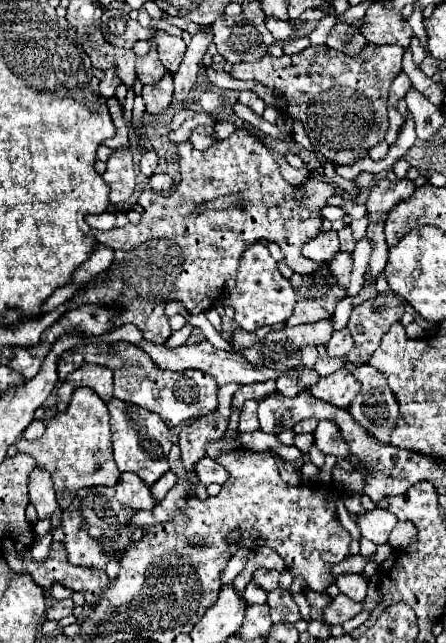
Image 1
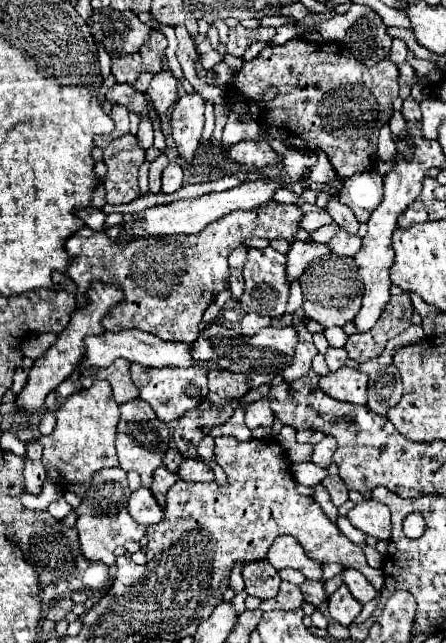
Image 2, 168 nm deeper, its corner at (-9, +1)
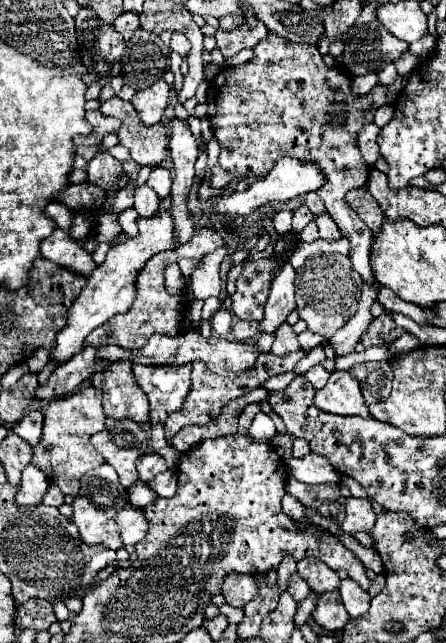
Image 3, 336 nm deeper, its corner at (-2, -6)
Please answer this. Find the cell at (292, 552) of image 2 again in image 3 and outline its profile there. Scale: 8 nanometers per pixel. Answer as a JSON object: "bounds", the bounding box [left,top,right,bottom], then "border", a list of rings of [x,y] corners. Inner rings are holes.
{"bounds":[297,557,339,593],"border":[[[307,557],[301,559],[297,563],[297,573],[301,575],[303,581],[307,581],[307,585],[317,593],[327,593],[327,591],[335,591],[339,587],[339,577],[337,571],[329,569],[325,563],[321,563],[315,557]]]}

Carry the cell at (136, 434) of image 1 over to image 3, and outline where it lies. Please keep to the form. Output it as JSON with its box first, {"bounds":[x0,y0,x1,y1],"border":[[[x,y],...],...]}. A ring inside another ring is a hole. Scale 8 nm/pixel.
{"bounds":[91,417,149,487],"border":[[[107,417],[105,429],[91,437],[93,447],[119,473],[123,487],[137,483],[137,461],[149,451],[149,431],[133,419]]]}

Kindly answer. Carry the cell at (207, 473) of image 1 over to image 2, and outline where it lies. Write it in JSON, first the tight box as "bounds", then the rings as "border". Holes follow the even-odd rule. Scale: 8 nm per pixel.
{"bounds":[176,460,214,482],"border":[[[184,460],[180,468],[176,470],[176,474],[184,482],[212,482],[214,480],[214,472],[206,466],[206,462],[198,462],[198,460]]]}

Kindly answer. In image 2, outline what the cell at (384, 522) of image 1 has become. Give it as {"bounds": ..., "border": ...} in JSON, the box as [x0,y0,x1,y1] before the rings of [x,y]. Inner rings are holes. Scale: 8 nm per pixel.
{"bounds":[346,500,390,540],"border":[[[362,500],[352,510],[348,510],[346,518],[358,530],[378,540],[390,538],[390,510],[374,500]]]}

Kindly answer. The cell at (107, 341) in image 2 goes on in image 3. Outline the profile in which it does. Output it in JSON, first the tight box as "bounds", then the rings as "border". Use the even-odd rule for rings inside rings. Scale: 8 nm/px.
{"bounds":[35,347,111,399],"border":[[[85,347],[79,355],[73,355],[67,363],[59,365],[49,381],[41,387],[37,387],[35,397],[37,399],[51,399],[57,395],[67,395],[73,393],[91,373],[105,371],[111,363],[109,361],[99,361],[97,363],[97,351],[99,347]]]}

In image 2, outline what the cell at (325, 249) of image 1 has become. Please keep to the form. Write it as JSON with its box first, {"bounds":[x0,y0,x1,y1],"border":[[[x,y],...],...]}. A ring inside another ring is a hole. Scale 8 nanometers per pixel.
{"bounds":[286,242,328,282],"border":[[[292,242],[290,250],[288,250],[288,264],[286,264],[286,278],[288,282],[294,282],[296,278],[300,278],[302,270],[306,270],[306,266],[314,260],[324,256],[328,250],[326,244],[306,244],[306,242]]]}

